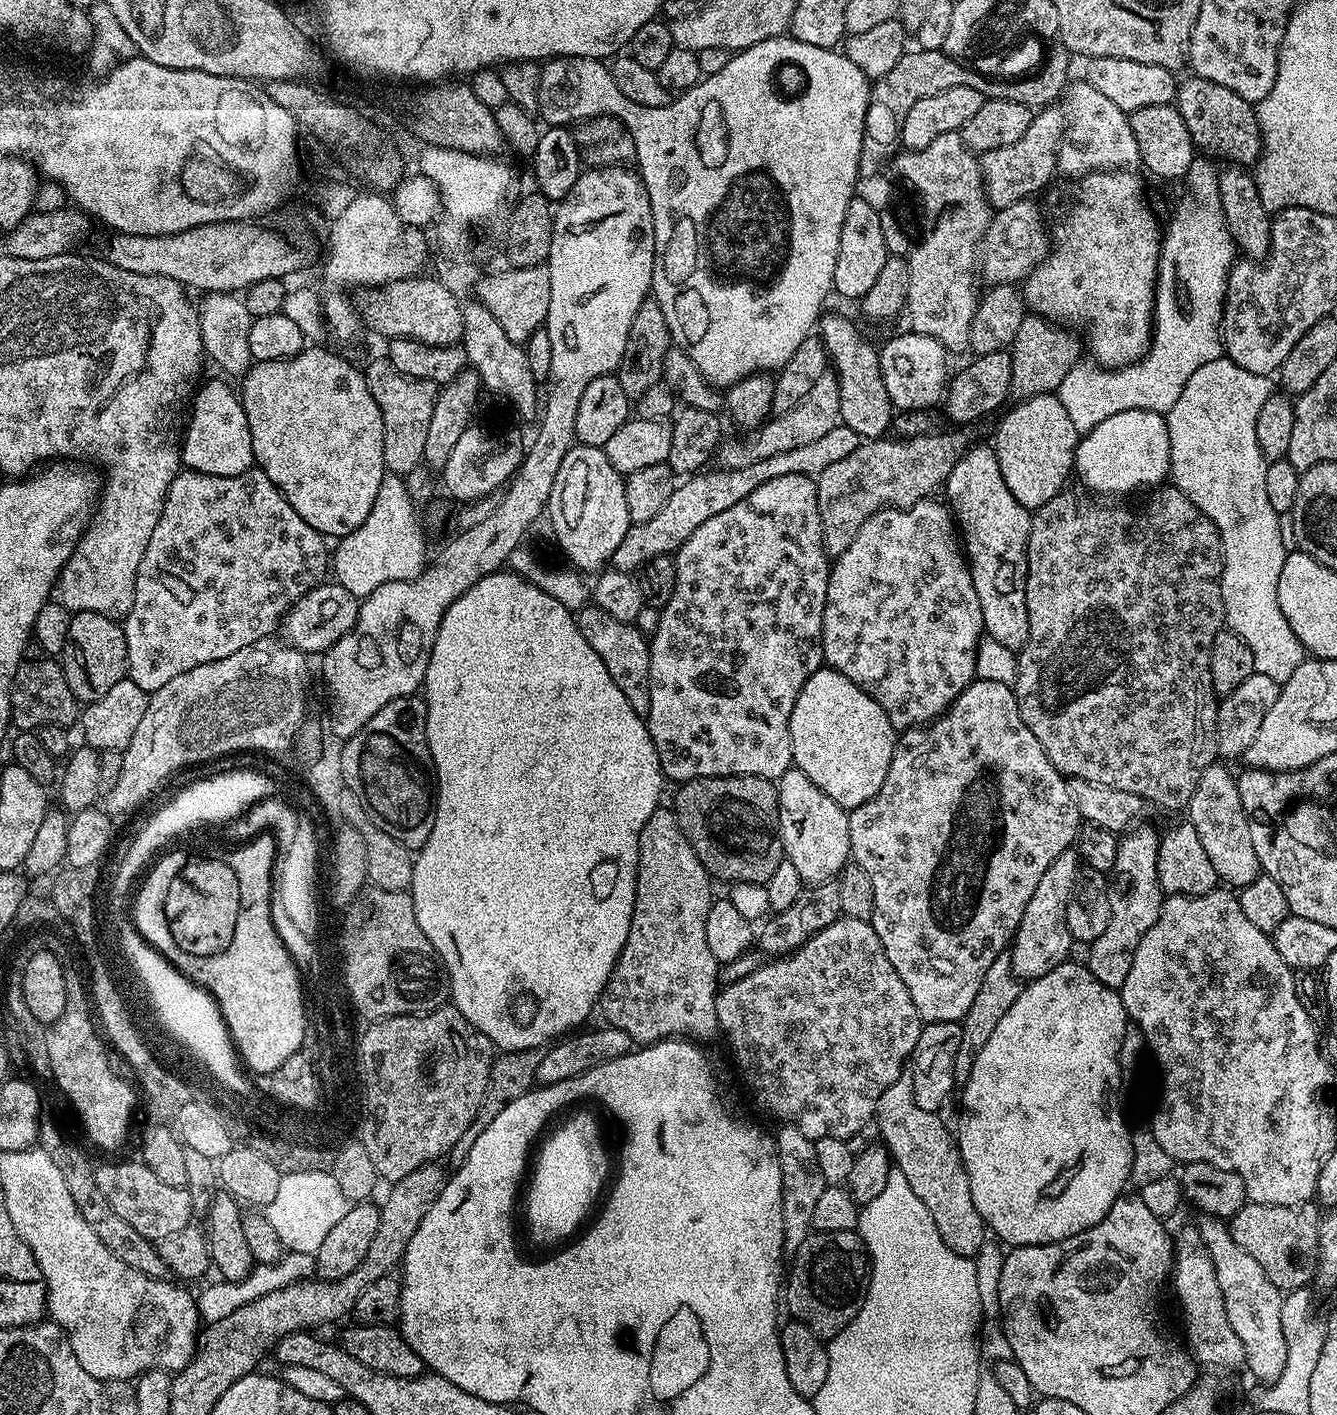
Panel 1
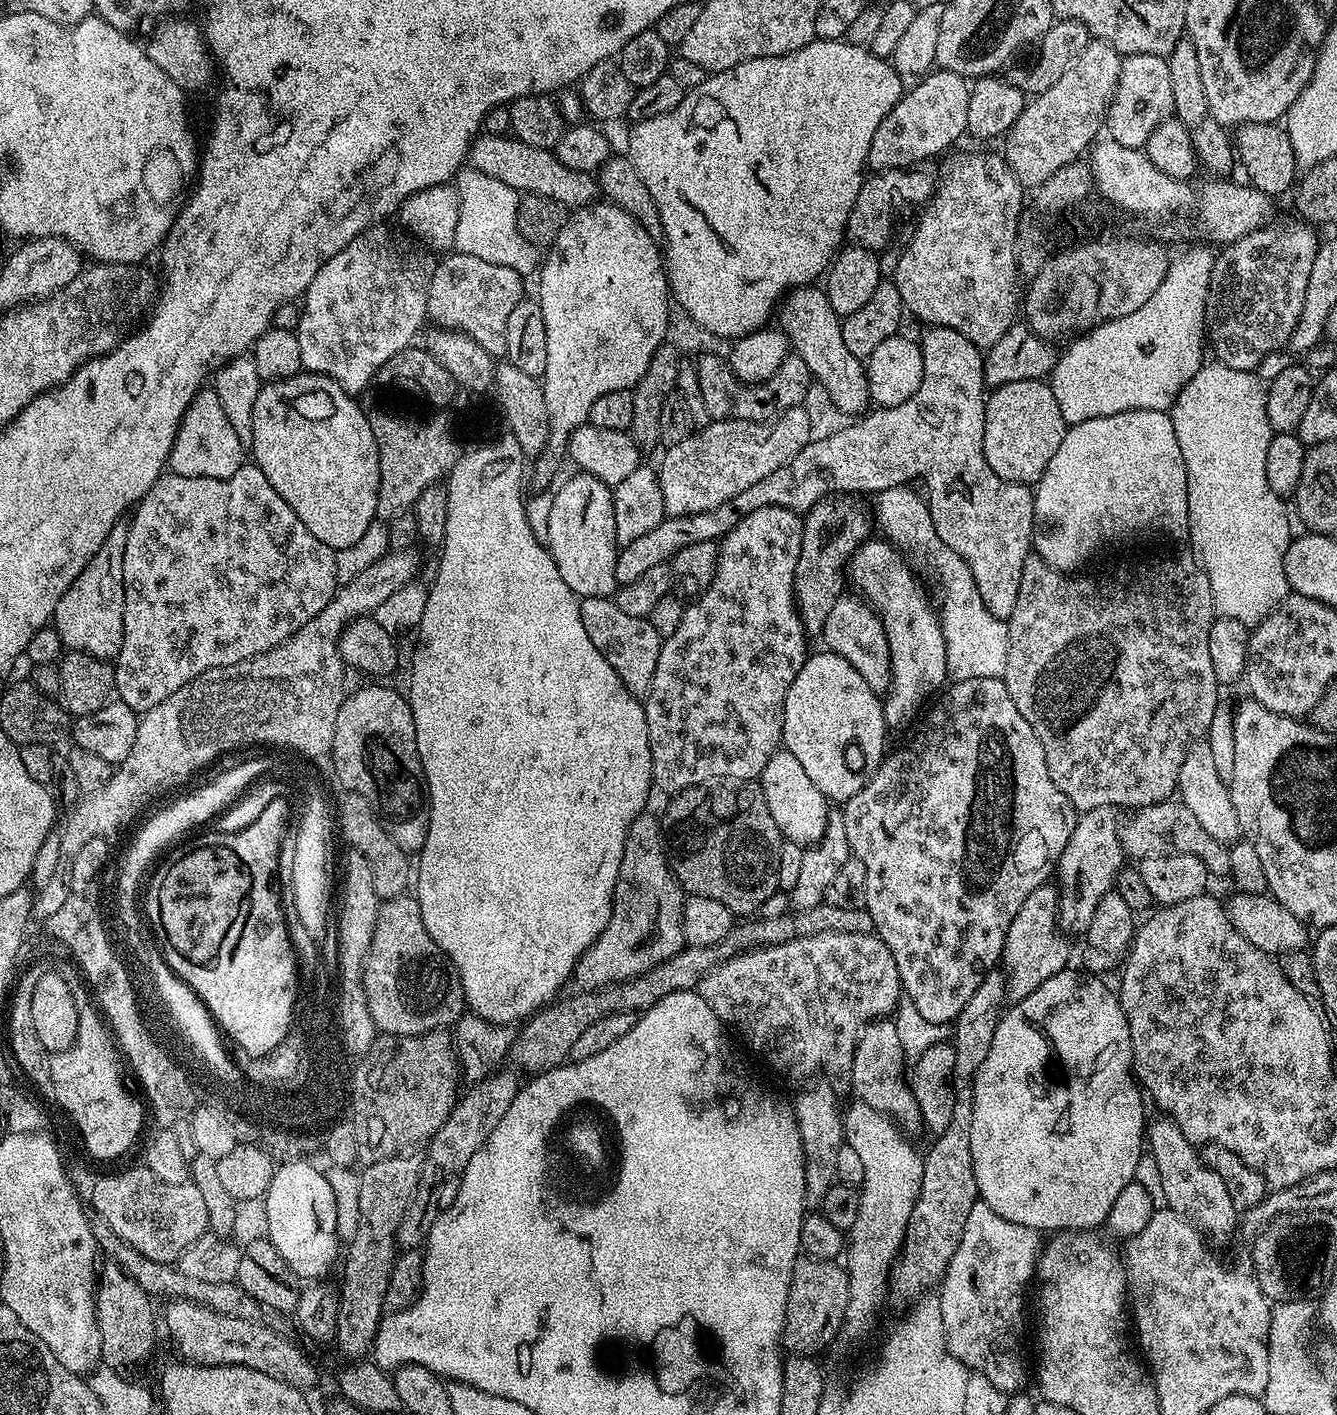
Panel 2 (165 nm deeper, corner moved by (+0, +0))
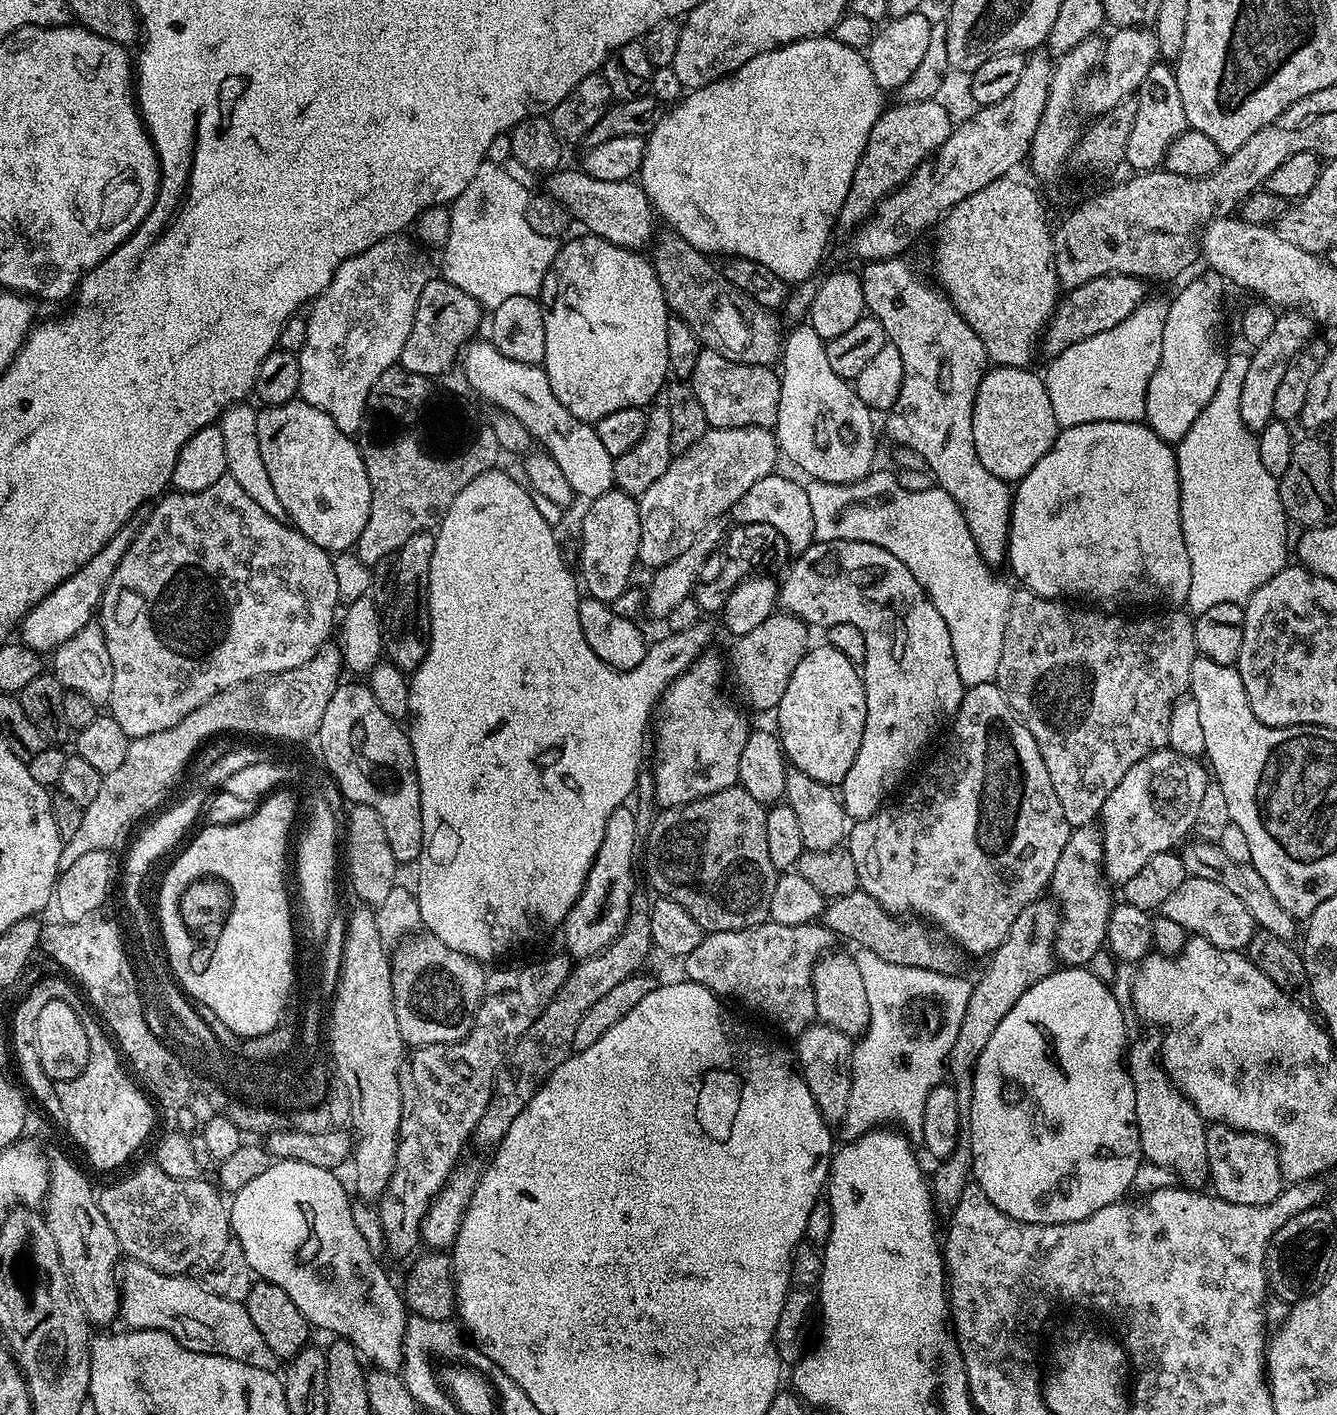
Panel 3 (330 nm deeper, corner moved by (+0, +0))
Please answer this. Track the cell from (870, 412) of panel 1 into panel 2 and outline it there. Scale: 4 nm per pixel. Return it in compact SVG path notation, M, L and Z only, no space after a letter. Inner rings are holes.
M820 286L794 288L783 297L778 308L778 328L787 336L791 351L806 362L813 381L820 383L829 402L848 418L856 418L870 404L866 364L861 357L850 354L842 338L842 318L830 306L827 291L816 287Z

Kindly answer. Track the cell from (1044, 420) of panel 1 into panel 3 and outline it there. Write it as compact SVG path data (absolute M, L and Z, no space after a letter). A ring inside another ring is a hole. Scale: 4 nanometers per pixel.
M1028 368L987 369L982 382L976 388L974 402L974 450L999 480L1018 482L1054 446L1058 425L1054 418L1054 406L1050 406L1050 394L1043 379Z

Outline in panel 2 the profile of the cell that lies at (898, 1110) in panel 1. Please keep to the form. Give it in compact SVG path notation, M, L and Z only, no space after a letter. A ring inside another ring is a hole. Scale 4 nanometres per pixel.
M881 1018L862 1029L854 1050L850 1075L855 1099L882 1114L892 1117L905 1133L921 1131L922 1121L918 1102L912 1093L909 1077L906 1075L906 1057L902 1041L898 1038L895 1019Z

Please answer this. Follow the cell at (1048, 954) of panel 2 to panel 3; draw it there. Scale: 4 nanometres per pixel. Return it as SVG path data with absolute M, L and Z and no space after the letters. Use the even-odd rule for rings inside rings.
M1090 823L1072 828L1066 846L1062 846L1058 866L1054 866L1050 885L1051 895L1060 909L1060 925L1056 931L1056 959L1061 965L1088 966L1096 955L1097 957L1101 955L1108 939L1110 916L1114 907L1114 899L1112 900L1108 891L1110 891L1109 885L1104 881L1104 838L1099 827L1095 823Z

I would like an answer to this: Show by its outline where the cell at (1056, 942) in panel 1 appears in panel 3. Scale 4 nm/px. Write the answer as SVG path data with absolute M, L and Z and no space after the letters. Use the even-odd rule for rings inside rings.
M1167 746L1157 748L1142 758L1142 762L1130 766L1126 778L1110 790L1098 817L1098 827L1104 838L1104 880L1109 885L1123 886L1150 862L1150 858L1154 858L1154 854L1173 851L1185 839L1183 836L1193 831L1198 806L1210 781L1209 769L1200 763L1197 757L1178 754Z

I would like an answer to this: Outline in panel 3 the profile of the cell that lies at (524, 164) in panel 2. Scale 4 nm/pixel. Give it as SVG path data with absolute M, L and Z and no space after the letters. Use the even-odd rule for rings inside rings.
M564 166L547 173L546 180L548 180L547 195L554 197L567 210L569 217L584 227L581 229L606 242L614 242L614 246L644 250L651 245L657 231L658 220L654 215L652 203L635 179L602 182L602 178L590 178L590 174L583 170L576 169L575 172L574 169Z

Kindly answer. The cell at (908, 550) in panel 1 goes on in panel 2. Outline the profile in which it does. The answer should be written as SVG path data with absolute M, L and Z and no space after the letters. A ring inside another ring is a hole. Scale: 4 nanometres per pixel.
M841 594L838 602L834 602L834 610L830 610L830 618L826 618L822 639L825 640L827 651L838 654L862 674L866 686L878 694L888 691L892 683L892 667L890 666L890 650L884 627L876 614L876 609L865 602L859 595Z

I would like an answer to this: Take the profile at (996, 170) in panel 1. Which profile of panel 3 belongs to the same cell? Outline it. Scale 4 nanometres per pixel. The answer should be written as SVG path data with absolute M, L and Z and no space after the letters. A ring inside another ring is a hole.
M1147 27L1116 28L1112 37L1107 37L1104 46L1104 58L1099 69L1085 79L1082 85L1082 108L1091 114L1106 112L1129 99L1141 86L1142 78L1150 74L1160 51L1155 31Z

